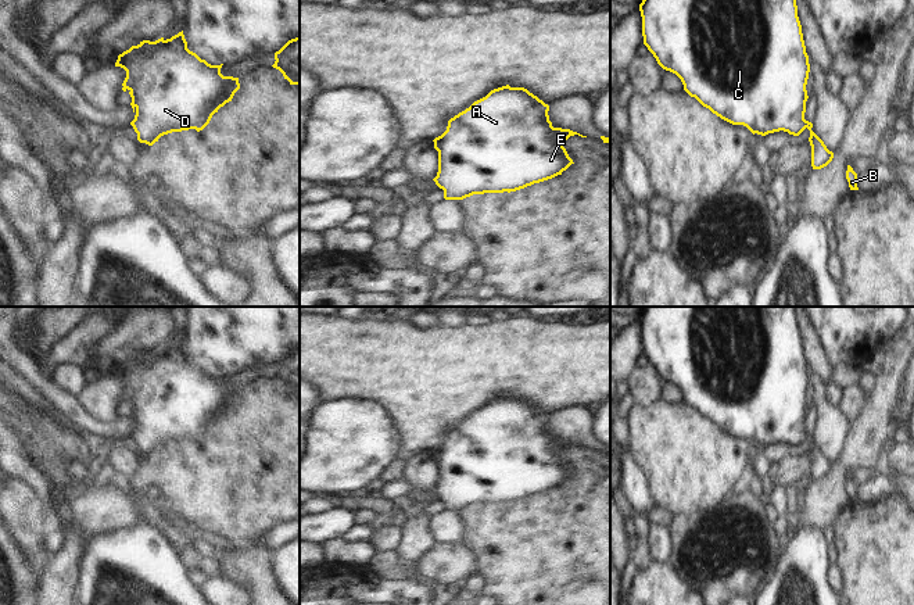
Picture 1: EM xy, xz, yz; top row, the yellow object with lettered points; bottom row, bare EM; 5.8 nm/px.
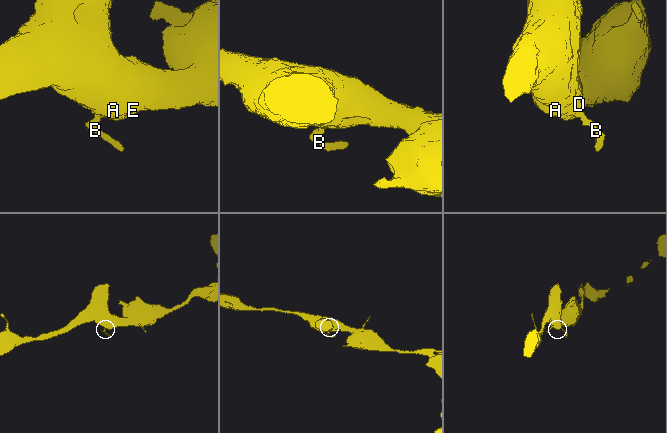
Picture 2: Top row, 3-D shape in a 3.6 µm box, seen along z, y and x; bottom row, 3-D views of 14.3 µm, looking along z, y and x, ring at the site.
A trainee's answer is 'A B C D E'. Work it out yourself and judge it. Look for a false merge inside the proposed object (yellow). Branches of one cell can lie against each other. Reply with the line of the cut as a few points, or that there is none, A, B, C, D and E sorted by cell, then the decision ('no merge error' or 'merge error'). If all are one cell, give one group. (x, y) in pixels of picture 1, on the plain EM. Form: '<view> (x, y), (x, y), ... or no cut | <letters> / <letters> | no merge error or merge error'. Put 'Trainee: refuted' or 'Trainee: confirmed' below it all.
no cut | A B C D E | no merge error
Trainee: confirmed

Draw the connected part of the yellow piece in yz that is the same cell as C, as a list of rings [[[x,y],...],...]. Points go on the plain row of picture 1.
[[[644,307],[639,322],[644,355],[657,375],[675,384],[684,401],[703,418],[732,436],[746,437],[753,445],[784,441],[799,447],[807,438],[813,480],[821,480],[832,472],[834,463],[811,441],[813,434],[804,430],[810,375],[796,307]]]

